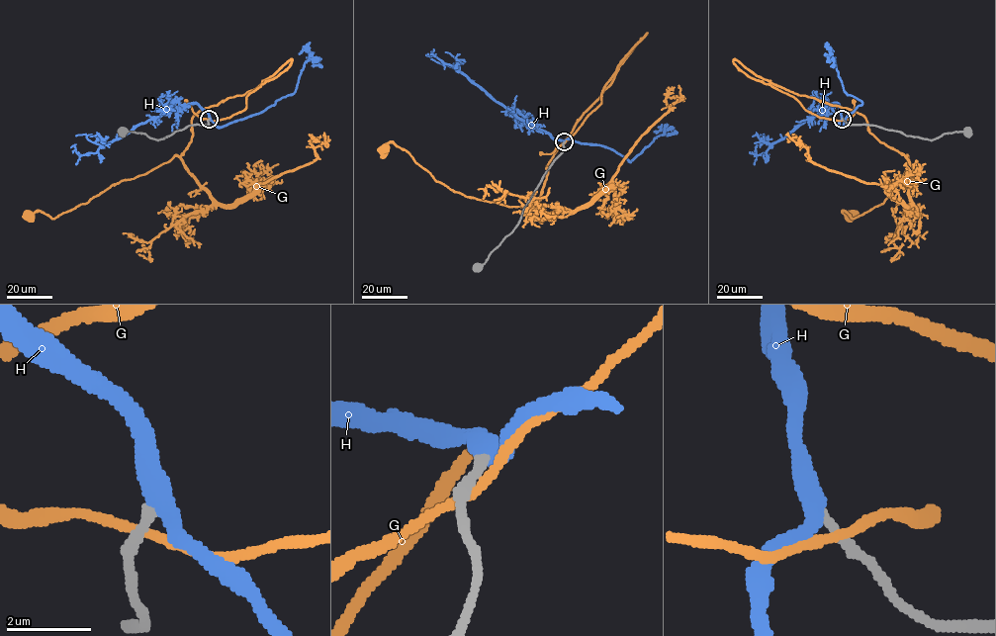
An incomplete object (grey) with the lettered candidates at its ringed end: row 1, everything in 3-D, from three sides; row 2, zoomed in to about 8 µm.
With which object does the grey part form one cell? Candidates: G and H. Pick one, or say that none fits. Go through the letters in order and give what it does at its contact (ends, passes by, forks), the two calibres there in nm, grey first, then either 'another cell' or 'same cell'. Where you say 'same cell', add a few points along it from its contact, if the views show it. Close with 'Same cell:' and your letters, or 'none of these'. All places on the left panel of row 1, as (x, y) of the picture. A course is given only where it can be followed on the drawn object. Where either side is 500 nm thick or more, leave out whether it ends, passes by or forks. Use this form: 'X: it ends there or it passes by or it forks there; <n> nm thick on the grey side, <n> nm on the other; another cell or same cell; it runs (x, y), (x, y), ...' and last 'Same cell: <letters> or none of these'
G: it passes by; 360 nm thick on the grey side, 200 nm on the other; another cell
H: it passes by; 240 nm thick on the grey side, 420 nm on the other; same cell; it runs (209, 118), (196, 103), (180, 105), (135, 125), (95, 152), (79, 155), (73, 145), (70, 147)
Same cell: H

